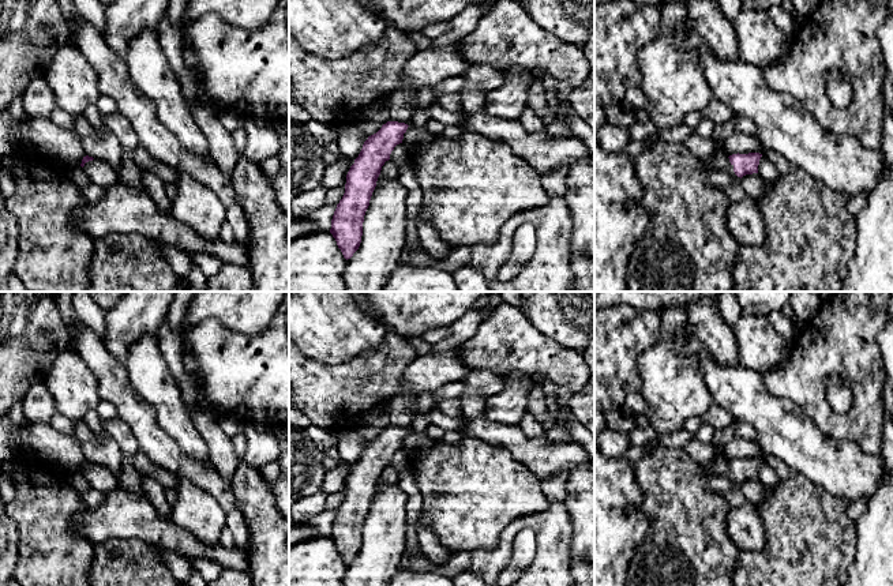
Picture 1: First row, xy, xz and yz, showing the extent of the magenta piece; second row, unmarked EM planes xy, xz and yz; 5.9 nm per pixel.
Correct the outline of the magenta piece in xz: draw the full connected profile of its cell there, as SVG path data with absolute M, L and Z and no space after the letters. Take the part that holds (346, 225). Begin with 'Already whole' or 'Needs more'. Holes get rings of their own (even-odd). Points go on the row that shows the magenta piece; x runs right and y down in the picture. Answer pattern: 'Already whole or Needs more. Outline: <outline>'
Needs more. Outline: M397 89L390 98L390 120L368 136L359 157L346 174L345 194L331 219L330 233L348 260L359 249L363 222L376 187L382 166L394 147L402 143L408 124L414 114L414 97L420 89Z

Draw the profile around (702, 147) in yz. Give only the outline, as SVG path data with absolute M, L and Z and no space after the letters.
M695 132L687 136L683 146L701 161L710 157L729 157L724 144L718 144L713 138L702 138Z

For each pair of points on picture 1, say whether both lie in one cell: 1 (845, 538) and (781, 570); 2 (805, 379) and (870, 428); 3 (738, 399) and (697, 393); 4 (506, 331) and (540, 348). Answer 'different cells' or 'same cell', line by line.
1: same cell
2: same cell
3: different cells
4: same cell

